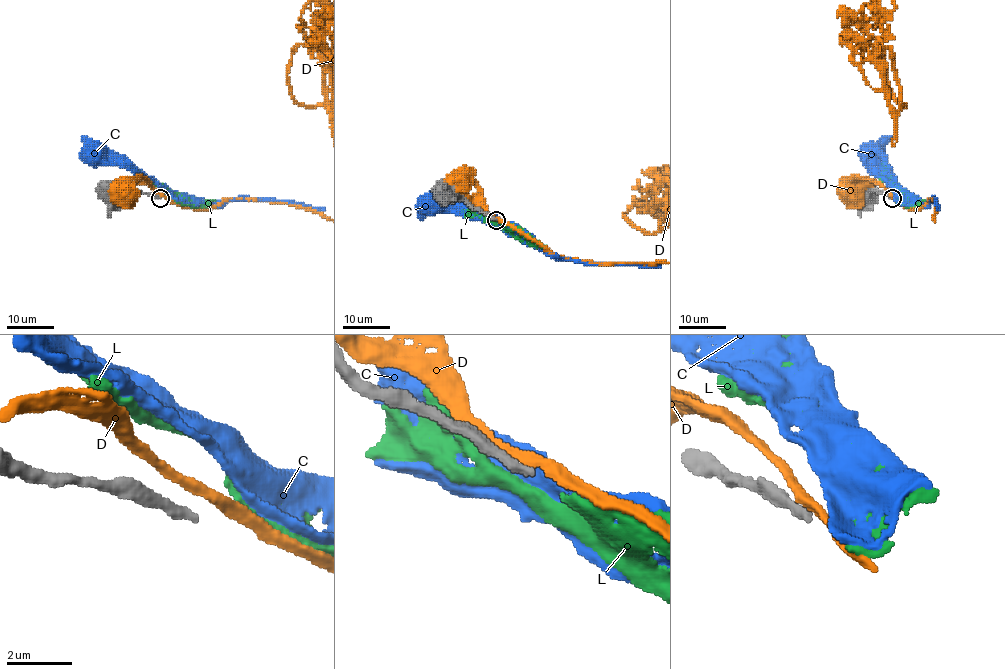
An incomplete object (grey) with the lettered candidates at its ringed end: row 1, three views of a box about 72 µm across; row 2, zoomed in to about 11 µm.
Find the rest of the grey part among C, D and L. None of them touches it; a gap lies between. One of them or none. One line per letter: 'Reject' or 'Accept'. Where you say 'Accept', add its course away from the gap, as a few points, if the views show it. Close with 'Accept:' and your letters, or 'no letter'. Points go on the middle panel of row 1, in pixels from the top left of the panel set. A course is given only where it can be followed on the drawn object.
C: Reject
D: Reject
L: Reject
Accept: no letter

